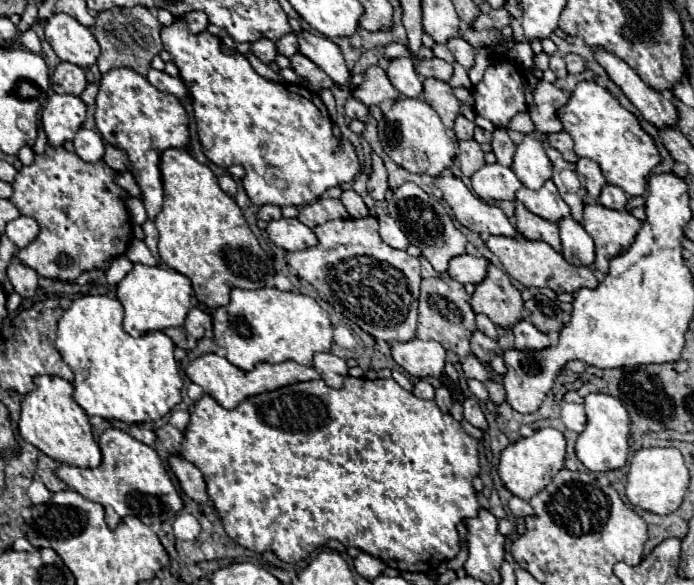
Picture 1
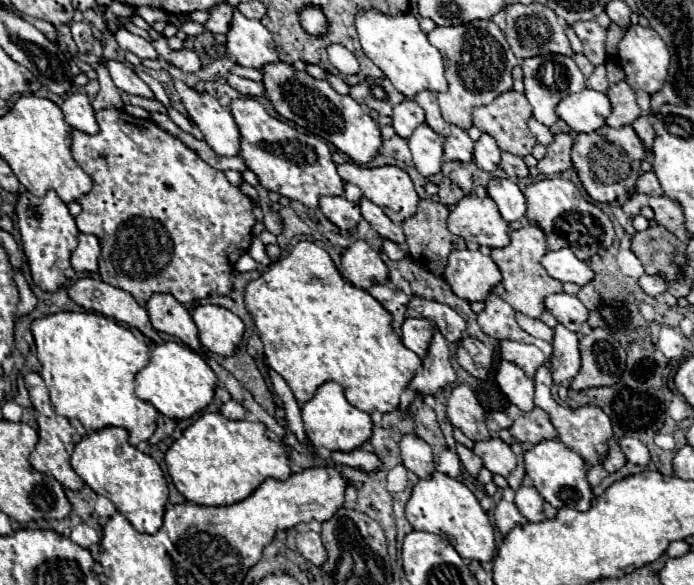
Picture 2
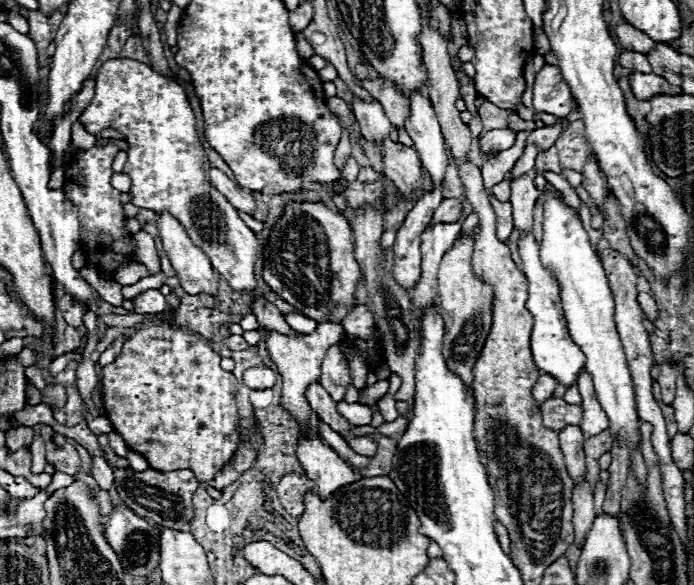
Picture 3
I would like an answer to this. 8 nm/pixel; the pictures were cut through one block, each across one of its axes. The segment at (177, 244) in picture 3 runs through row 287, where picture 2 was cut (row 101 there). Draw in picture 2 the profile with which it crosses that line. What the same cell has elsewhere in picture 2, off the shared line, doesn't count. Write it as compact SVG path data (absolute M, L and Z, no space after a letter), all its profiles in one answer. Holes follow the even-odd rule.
M174 80L176 92L188 112L188 118L202 130L206 144L222 156L238 154L238 126L228 108L208 92L198 92L186 86L182 80Z

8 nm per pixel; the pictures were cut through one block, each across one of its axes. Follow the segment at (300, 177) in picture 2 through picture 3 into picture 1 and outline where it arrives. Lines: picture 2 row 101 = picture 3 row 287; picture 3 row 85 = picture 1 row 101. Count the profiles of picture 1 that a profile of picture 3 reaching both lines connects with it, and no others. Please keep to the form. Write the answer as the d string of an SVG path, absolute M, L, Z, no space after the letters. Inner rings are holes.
M114 68L100 78L94 118L100 136L108 144L126 152L130 172L140 186L148 218L154 220L156 212L162 208L162 180L158 168L160 154L166 148L184 148L188 144L188 116L184 106L174 96L152 88L144 76L132 72L130 68Z

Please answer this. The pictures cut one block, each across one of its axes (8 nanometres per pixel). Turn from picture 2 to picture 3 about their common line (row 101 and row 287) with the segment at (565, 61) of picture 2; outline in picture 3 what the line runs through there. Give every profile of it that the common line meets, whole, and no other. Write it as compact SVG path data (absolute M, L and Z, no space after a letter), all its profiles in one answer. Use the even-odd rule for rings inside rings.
M532 232L520 234L518 238L518 252L522 258L522 270L526 274L528 280L528 302L526 308L530 310L530 314L534 316L534 328L532 328L532 356L536 366L554 376L560 384L570 386L578 380L580 370L584 368L584 354L582 350L574 344L568 326L566 326L566 318L564 318L564 310L562 310L562 298L560 298L560 284L556 282L554 274L542 266L540 262L540 244L536 242Z

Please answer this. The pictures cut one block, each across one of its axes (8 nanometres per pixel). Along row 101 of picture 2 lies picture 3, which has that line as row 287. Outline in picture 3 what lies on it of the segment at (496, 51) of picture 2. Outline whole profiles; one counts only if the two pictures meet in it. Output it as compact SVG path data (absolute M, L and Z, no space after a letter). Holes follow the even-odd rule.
M474 232L460 234L456 242L446 250L438 268L438 288L440 288L440 308L444 318L444 342L442 354L446 358L448 368L458 374L466 386L472 384L472 368L476 358L482 352L486 336L492 328L492 286L476 278L472 272L470 256L472 256Z

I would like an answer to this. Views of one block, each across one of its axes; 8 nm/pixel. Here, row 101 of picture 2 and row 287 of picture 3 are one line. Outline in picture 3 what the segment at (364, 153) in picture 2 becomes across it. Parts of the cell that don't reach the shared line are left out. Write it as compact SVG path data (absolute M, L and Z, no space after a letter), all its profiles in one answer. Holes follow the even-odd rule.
M288 202L264 242L260 274L270 290L274 290L282 300L294 304L308 318L320 322L330 312L330 322L342 322L342 318L356 306L354 288L360 278L360 266L354 260L354 238L348 220L324 202Z

